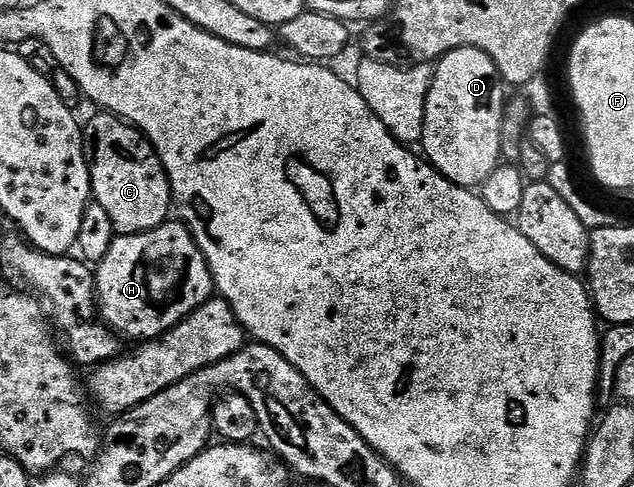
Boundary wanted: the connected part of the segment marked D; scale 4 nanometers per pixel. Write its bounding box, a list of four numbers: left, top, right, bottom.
[421,46,508,187]

